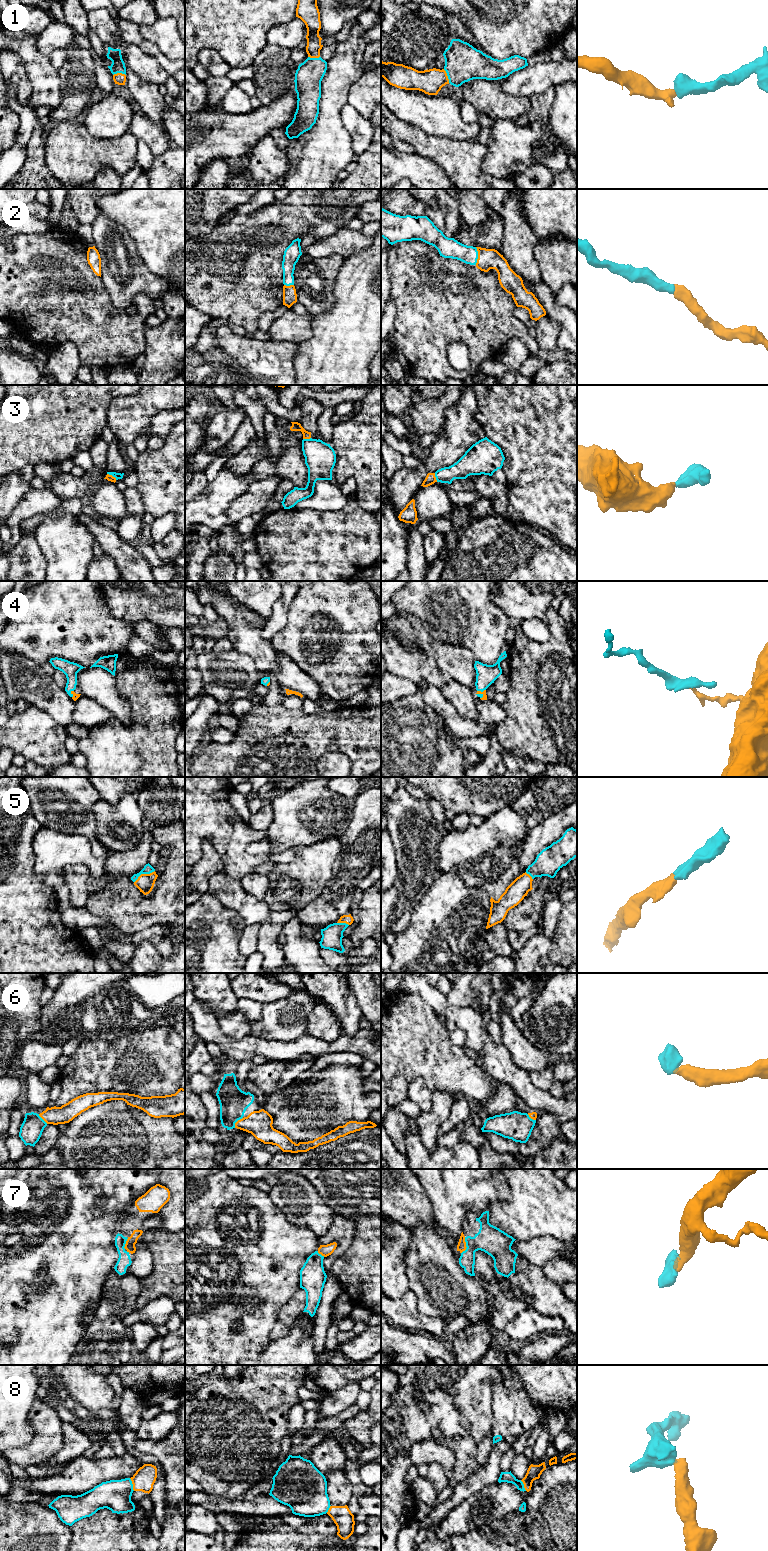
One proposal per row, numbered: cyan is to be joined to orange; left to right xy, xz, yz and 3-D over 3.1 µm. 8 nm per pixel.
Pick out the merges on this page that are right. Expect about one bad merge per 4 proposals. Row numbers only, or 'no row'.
1, 2, 3, 4, 5, 6, 7

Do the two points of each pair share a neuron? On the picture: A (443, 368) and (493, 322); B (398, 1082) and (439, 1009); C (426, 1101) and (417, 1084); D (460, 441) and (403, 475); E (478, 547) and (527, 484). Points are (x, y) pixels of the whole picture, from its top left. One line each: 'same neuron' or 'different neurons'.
A: same neuron
B: different neurons
C: same neuron
D: same neuron
E: different neurons

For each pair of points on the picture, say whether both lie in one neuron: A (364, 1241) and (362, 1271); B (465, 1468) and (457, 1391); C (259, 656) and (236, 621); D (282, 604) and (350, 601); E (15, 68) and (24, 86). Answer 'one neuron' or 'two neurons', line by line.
A: one neuron
B: one neuron
C: one neuron
D: two neurons
E: one neuron

